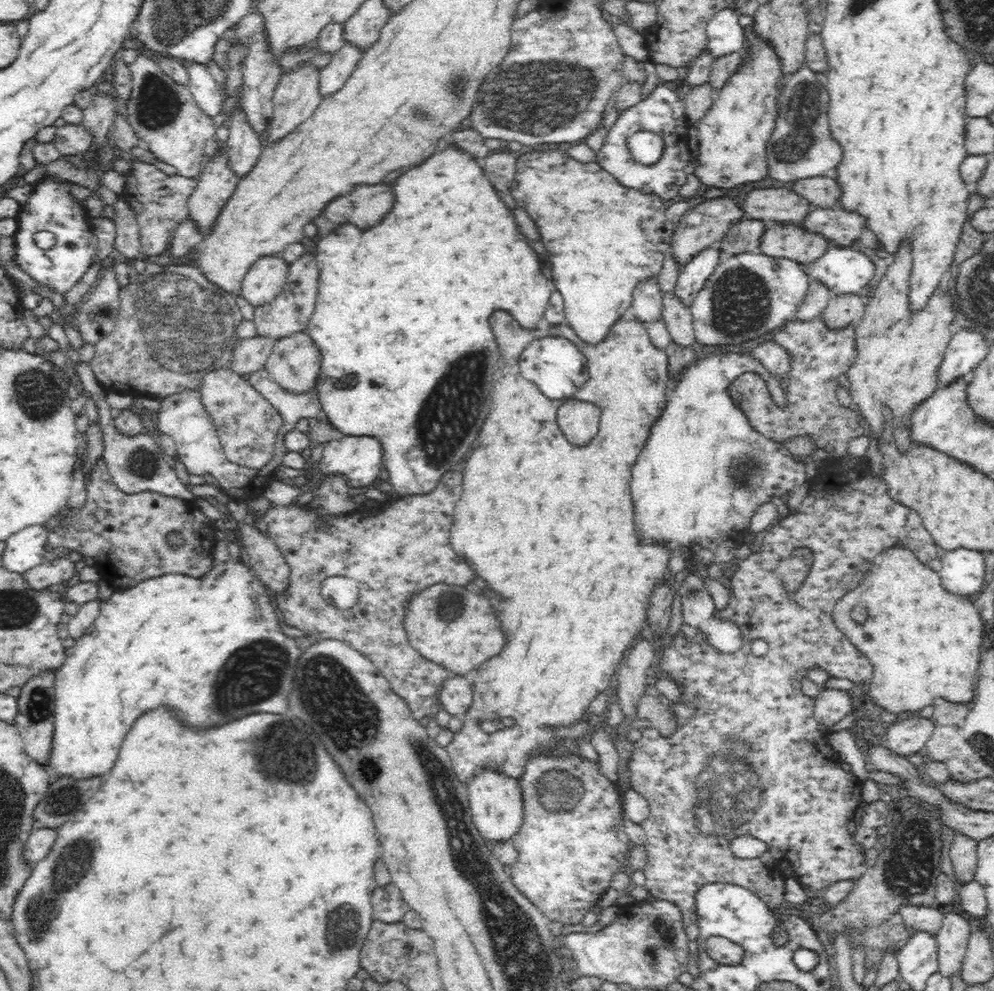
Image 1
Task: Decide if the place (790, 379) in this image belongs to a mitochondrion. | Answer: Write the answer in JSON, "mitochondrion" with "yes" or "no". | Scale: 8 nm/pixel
{"mitochondrion":"no"}

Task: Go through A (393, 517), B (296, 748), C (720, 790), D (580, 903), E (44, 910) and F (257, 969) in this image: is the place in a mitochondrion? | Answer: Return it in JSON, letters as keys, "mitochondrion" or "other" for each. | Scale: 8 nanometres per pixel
{"A":"other","B":"mitochondrion","C":"mitochondrion","D":"other","E":"mitochondrion","F":"other"}

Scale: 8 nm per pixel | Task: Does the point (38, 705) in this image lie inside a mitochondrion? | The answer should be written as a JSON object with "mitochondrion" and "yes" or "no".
{"mitochondrion":"yes"}

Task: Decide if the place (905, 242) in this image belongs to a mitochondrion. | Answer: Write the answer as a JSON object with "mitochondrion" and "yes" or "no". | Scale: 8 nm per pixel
{"mitochondrion":"no"}

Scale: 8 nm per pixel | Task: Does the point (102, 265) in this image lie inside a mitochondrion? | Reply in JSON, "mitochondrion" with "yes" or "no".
{"mitochondrion":"no"}

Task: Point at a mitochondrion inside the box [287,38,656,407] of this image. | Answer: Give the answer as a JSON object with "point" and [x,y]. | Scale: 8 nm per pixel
{"point":[536,96]}

